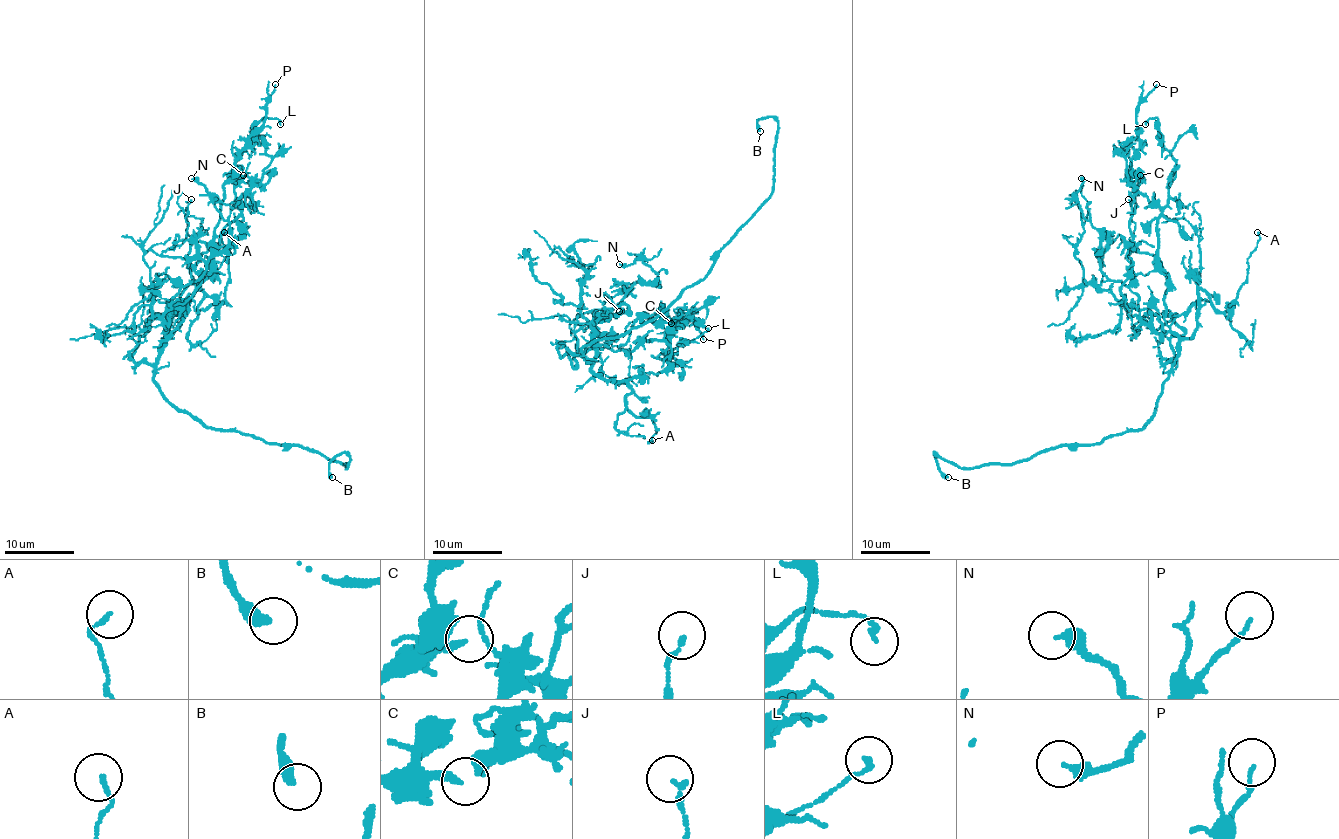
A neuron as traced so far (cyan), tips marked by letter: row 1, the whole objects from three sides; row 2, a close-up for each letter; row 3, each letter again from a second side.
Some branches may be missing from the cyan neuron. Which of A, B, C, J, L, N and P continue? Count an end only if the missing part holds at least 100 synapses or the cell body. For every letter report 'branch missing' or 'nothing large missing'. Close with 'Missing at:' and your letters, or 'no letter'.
A: nothing large missing
B: branch missing
C: nothing large missing
J: nothing large missing
L: nothing large missing
N: nothing large missing
P: nothing large missing
Missing at: B

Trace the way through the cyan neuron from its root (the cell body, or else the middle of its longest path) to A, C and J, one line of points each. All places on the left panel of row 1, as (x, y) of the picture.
A: (161, 391), (154, 363), (191, 295), (196, 290), (203, 293), (198, 311), (224, 299), (229, 278), (224, 232)
C: (161, 391), (154, 379), (154, 363), (168, 330), (166, 316), (210, 245), (224, 185), (243, 175)
J: (161, 391), (154, 363), (166, 337), (163, 316), (200, 283), (184, 259), (161, 253), (184, 241), (191, 199)

